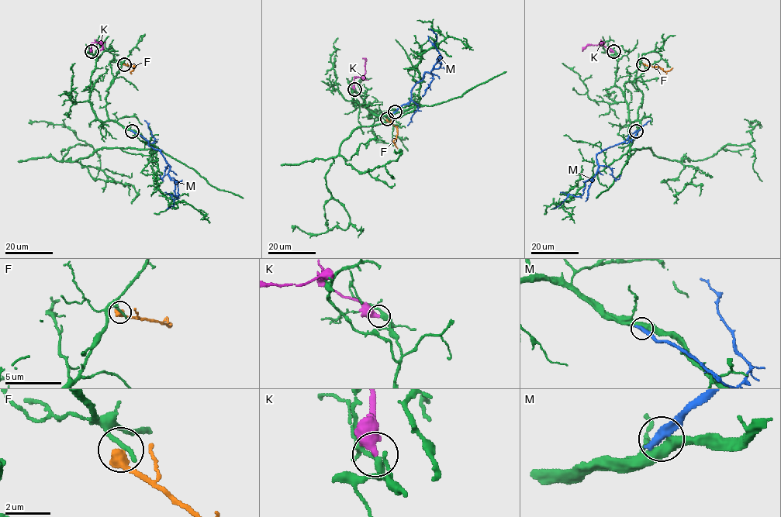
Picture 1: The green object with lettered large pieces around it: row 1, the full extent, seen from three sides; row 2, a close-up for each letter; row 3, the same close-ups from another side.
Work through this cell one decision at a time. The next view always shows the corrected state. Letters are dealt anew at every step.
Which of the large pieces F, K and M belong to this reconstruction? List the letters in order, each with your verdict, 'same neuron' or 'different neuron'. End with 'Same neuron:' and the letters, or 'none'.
F: different neuron
K: different neuron
M: different neuron
Same neuron: none

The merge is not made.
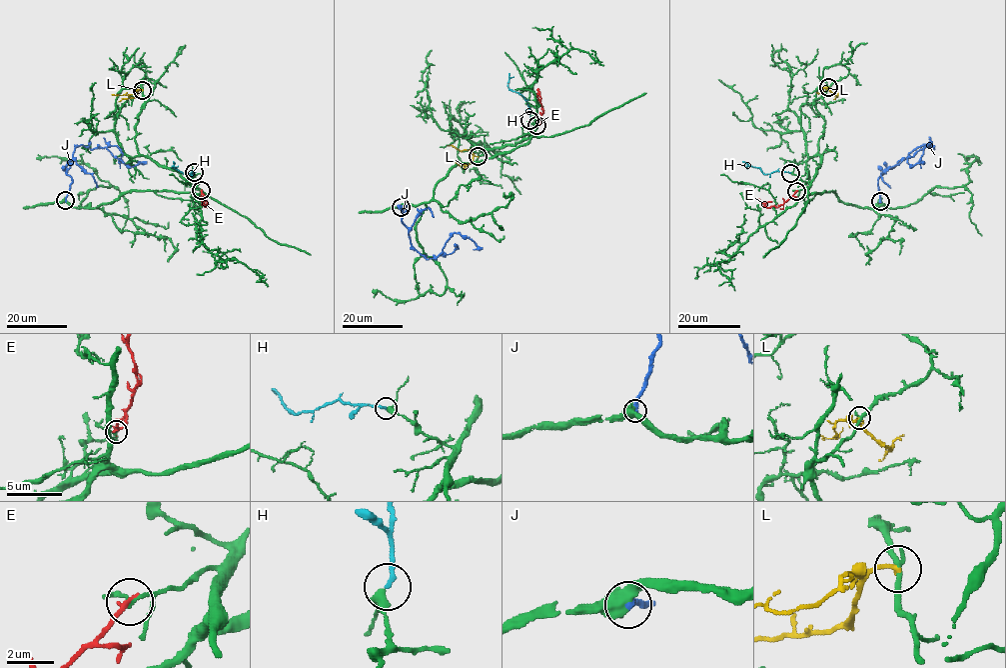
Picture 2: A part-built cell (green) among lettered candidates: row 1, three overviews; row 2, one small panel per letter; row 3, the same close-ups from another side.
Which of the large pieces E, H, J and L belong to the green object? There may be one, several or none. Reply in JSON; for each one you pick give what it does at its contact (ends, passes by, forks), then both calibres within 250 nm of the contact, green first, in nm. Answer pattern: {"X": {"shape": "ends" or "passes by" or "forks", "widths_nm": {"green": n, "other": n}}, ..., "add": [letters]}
{"H": {"shape": "ends", "widths_nm": {"green": 300, "other": 190}}, "add": ["H"]}

